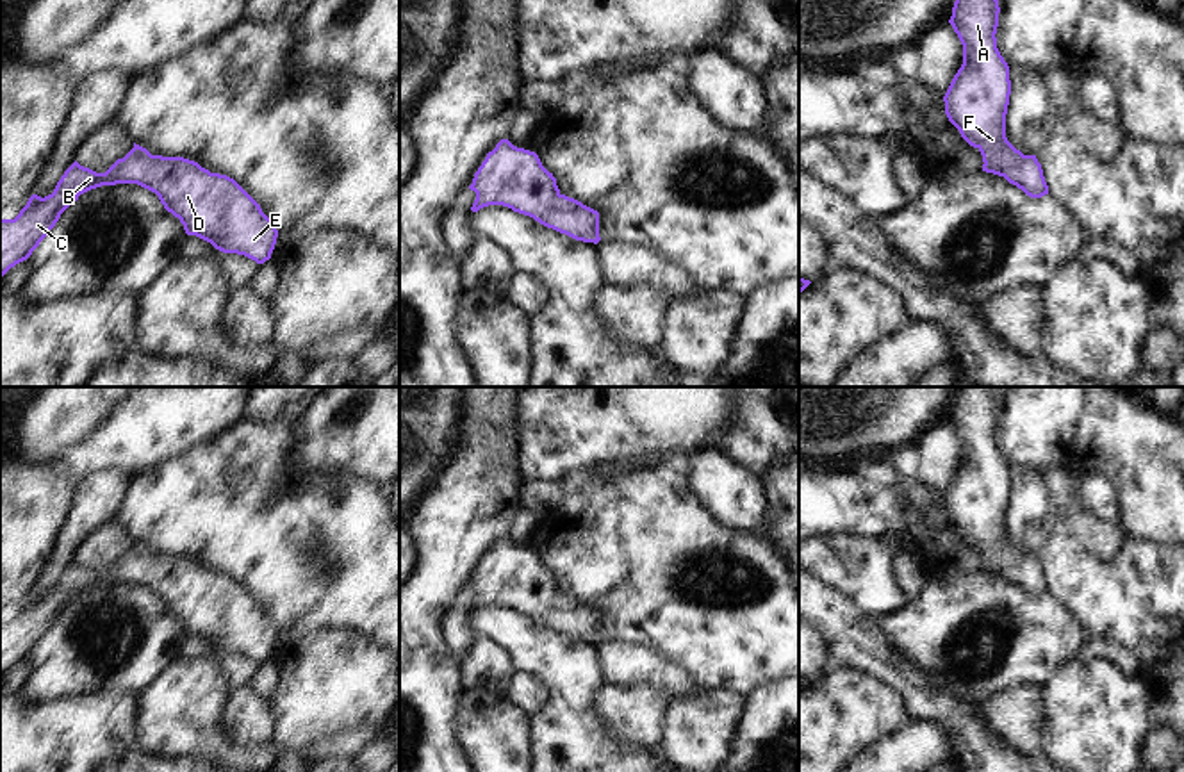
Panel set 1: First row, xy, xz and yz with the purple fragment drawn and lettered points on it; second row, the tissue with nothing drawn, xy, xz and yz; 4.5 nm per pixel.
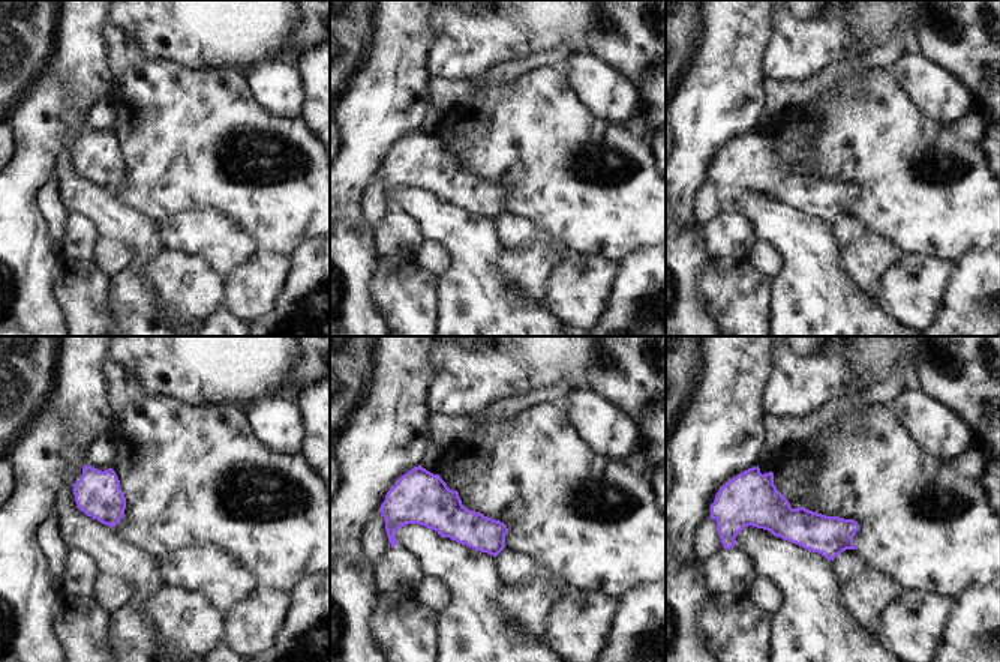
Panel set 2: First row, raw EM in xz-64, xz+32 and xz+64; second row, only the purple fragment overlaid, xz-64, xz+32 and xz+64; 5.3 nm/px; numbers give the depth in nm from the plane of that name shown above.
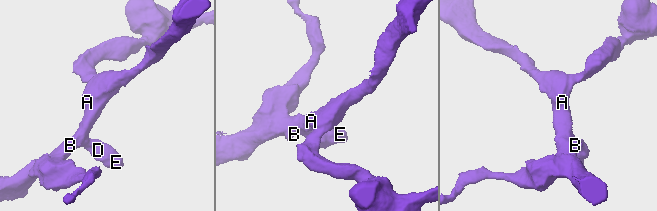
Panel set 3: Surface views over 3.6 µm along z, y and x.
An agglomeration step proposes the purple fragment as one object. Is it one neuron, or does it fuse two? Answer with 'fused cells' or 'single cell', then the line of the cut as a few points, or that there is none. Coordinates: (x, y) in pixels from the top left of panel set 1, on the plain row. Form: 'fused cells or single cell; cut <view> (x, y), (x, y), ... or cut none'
single cell; cut none

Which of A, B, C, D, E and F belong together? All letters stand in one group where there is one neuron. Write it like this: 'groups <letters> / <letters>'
groups A B C D E F

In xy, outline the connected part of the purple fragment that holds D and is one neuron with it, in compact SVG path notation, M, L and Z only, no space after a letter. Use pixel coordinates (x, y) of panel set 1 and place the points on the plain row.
M134 542L105 572L75 560L52 594L32 594L14 619L0 619L0 678L32 654L80 594L116 583L137 583L155 592L187 635L196 635L223 653L244 654L257 663L271 658L278 629L234 578L210 572L184 556L152 554Z

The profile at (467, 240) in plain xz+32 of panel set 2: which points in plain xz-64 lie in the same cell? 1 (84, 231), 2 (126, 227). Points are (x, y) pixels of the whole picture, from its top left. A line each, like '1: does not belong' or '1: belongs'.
1: does not belong
2: belongs

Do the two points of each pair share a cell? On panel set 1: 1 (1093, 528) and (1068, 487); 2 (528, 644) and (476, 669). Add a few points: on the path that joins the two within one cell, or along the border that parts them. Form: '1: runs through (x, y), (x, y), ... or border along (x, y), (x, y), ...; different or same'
1: runs through (1083, 517), (1068, 503), (1068, 498); same
2: border along (478, 632), (503, 648), (514, 671); different

